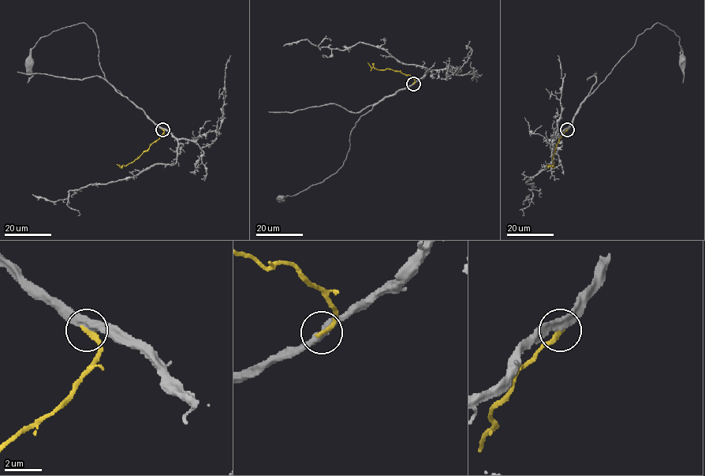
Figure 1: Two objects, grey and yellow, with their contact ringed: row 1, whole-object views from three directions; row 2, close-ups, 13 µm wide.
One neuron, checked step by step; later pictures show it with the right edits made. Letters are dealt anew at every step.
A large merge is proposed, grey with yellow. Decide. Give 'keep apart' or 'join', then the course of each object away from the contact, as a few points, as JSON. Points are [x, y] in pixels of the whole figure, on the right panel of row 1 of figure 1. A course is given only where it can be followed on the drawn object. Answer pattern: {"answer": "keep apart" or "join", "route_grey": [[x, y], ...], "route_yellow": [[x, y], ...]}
{"answer": "keep apart", "route_grey": [[567, 129], [580, 105], [633, 46], [637, 37], [654, 24], [665, 25], [679, 37], [680, 61], [682, 61]], "route_yellow": [[567, 129], [558, 139], [553, 155], [553, 163], [551, 166], [546, 164]]}

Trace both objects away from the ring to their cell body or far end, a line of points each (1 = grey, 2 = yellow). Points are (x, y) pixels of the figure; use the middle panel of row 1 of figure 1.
1: (413, 84), (386, 96), (360, 117), (351, 131), (346, 159), (337, 171), (322, 181), (281, 199)
2: (413, 84), (415, 80), (409, 75), (392, 69), (378, 70), (371, 68), (367, 62)

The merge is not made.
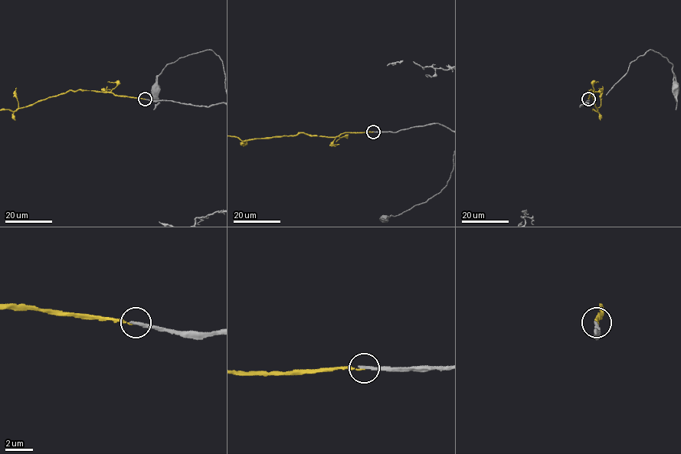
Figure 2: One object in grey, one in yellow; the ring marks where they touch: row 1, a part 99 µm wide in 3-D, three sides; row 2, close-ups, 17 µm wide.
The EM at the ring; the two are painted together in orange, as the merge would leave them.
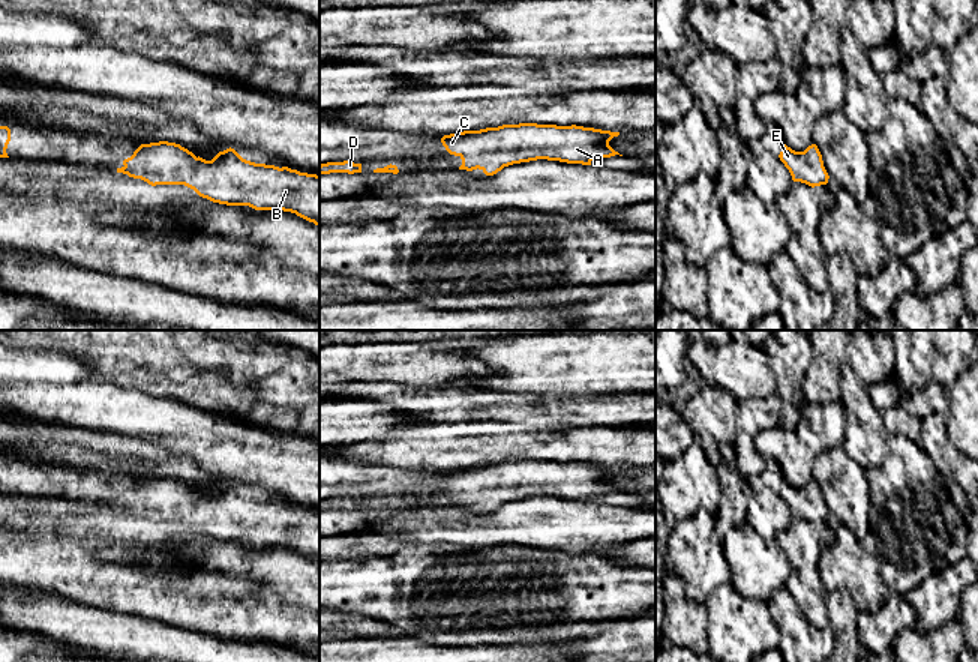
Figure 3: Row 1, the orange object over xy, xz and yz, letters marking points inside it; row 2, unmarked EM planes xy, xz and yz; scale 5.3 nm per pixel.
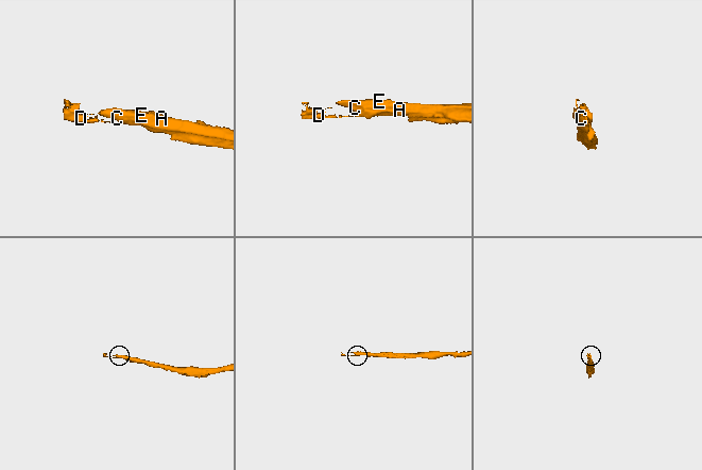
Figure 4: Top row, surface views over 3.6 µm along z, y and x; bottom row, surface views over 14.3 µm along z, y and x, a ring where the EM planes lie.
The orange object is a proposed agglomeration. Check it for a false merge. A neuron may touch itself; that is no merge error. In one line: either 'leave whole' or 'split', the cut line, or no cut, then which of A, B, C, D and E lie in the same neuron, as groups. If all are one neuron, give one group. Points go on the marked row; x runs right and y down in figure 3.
leave whole; cut none; groups A B C D E

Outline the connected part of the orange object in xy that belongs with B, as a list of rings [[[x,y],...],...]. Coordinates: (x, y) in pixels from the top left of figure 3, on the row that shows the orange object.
[[[176,143],[141,144],[117,173],[152,186],[184,185],[219,204],[291,212],[320,227],[320,176],[255,164],[231,147],[206,161]]]

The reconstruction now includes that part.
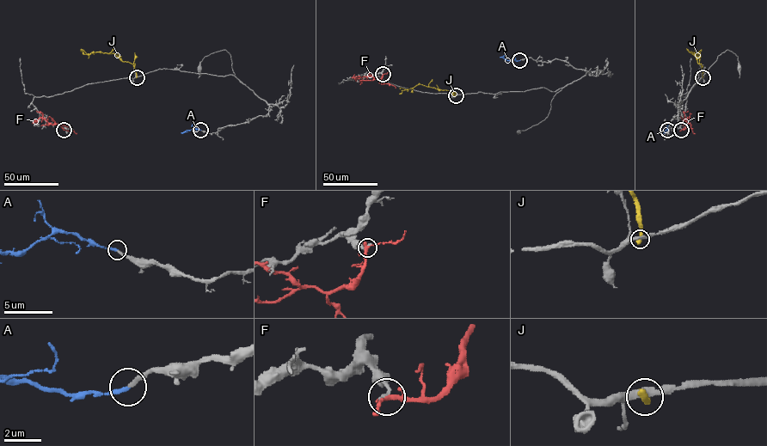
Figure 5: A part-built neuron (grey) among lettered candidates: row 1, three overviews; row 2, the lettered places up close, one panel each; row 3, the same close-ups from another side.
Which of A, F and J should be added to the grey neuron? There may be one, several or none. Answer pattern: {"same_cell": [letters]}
{"same_cell": ["A"]}

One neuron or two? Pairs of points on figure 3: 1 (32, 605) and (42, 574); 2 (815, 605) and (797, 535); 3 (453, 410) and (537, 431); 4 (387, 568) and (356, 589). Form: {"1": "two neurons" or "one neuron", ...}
{"1": "two neurons", "2": "one neuron", "3": "two neurons", "4": "one neuron"}

